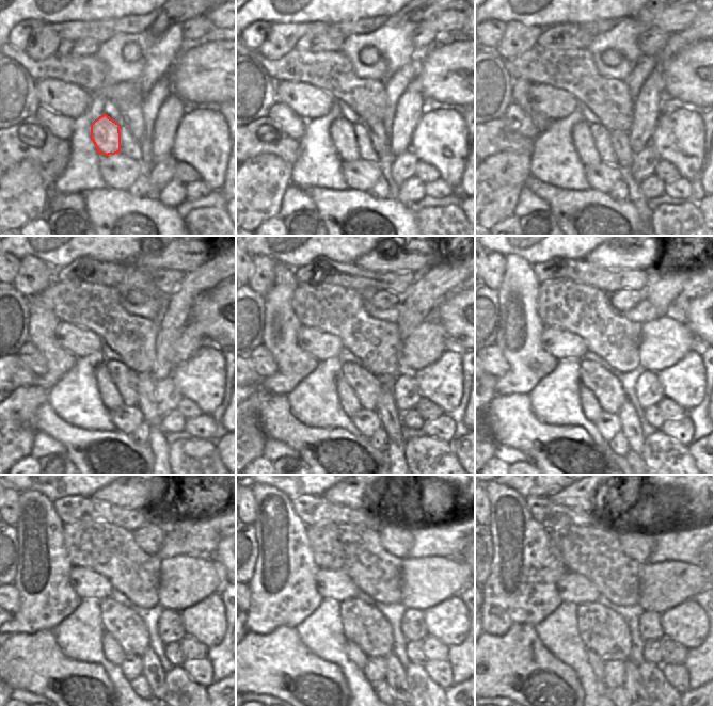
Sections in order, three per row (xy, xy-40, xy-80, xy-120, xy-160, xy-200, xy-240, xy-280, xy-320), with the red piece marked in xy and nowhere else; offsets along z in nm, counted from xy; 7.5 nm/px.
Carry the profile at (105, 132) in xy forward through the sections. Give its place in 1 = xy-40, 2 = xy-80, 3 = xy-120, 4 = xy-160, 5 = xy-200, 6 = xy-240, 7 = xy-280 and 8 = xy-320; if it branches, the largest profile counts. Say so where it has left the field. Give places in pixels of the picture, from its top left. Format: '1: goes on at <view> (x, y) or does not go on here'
1: goes on at xy-40 (342, 132)
2: goes on at xy-80 (583, 141)
3: goes on at xy-120 (110, 396)
4: goes on at xy-160 (349, 401)
5: goes on at xy-200 (590, 406)
6: goes on at xy-240 (112, 650)
7: goes on at xy-280 (354, 654)
8: goes on at xy-320 (598, 664)

